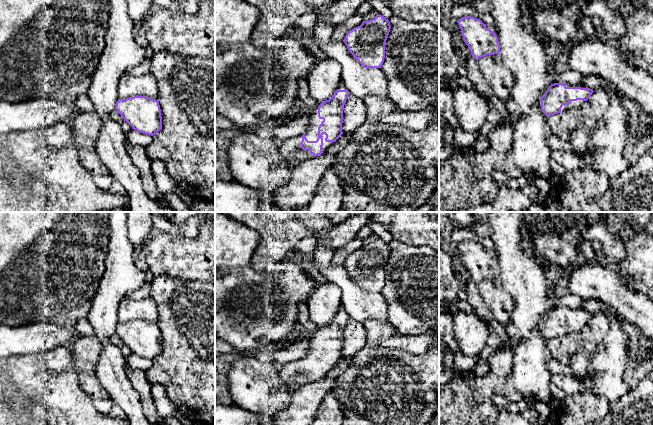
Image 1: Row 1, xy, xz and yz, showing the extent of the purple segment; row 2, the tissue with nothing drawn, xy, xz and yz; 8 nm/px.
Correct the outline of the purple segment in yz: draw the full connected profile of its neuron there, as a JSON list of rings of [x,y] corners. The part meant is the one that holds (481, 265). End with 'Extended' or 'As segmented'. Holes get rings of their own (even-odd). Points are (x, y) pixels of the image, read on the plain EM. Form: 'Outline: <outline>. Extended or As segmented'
Outline: [[[466,240],[457,244],[463,264],[475,284],[500,277],[498,261],[477,242]]]. As segmented

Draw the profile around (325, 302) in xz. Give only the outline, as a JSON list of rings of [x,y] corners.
[[[326,283],[317,287],[308,298],[307,306],[309,317],[317,326],[329,324],[340,310],[341,290],[332,283]]]

